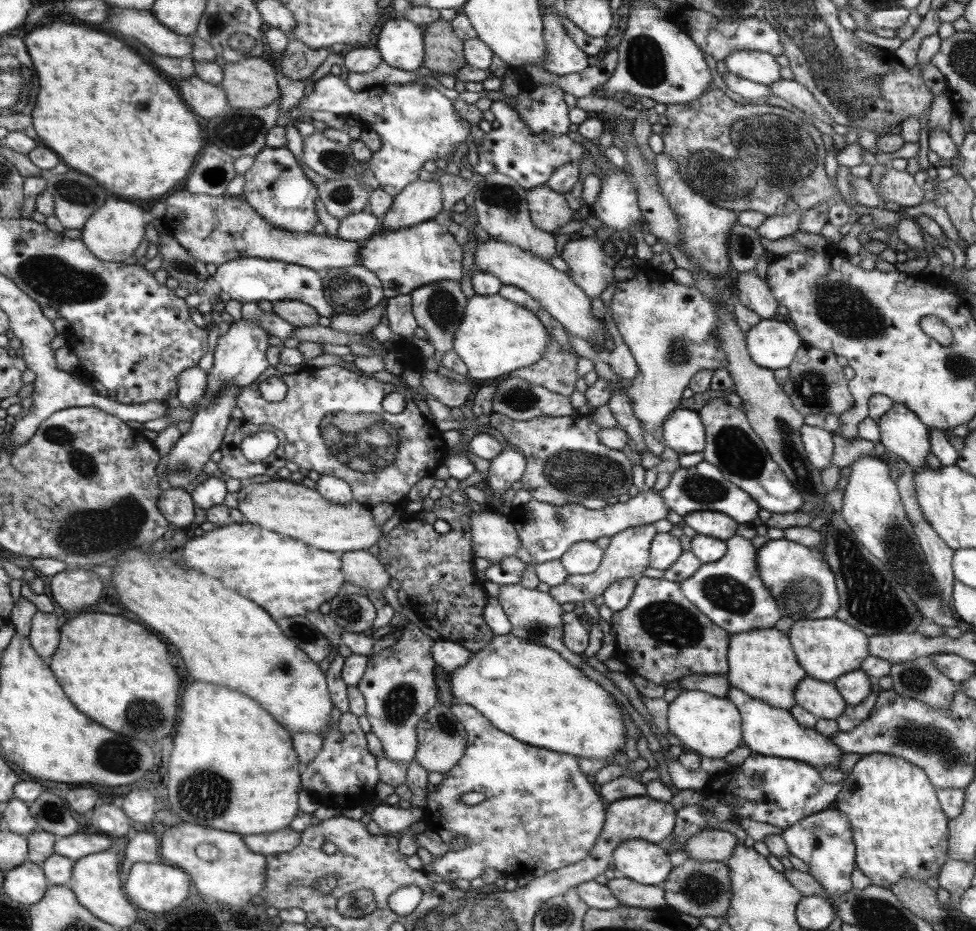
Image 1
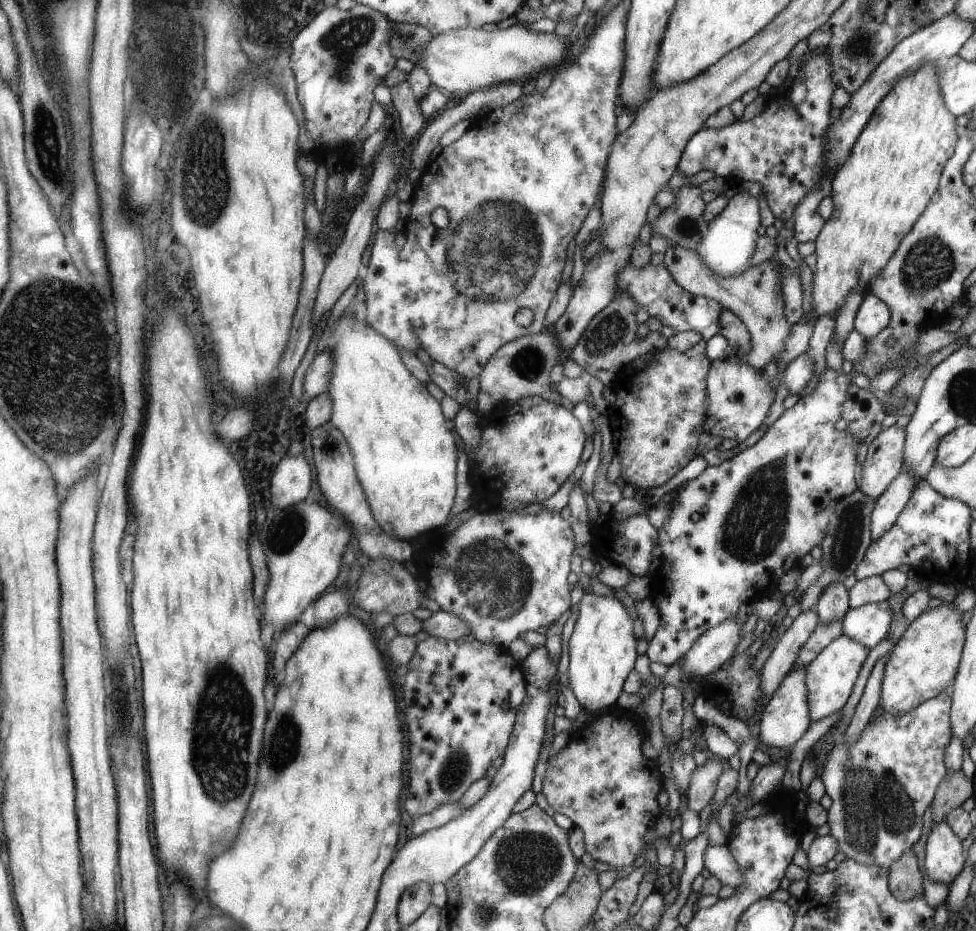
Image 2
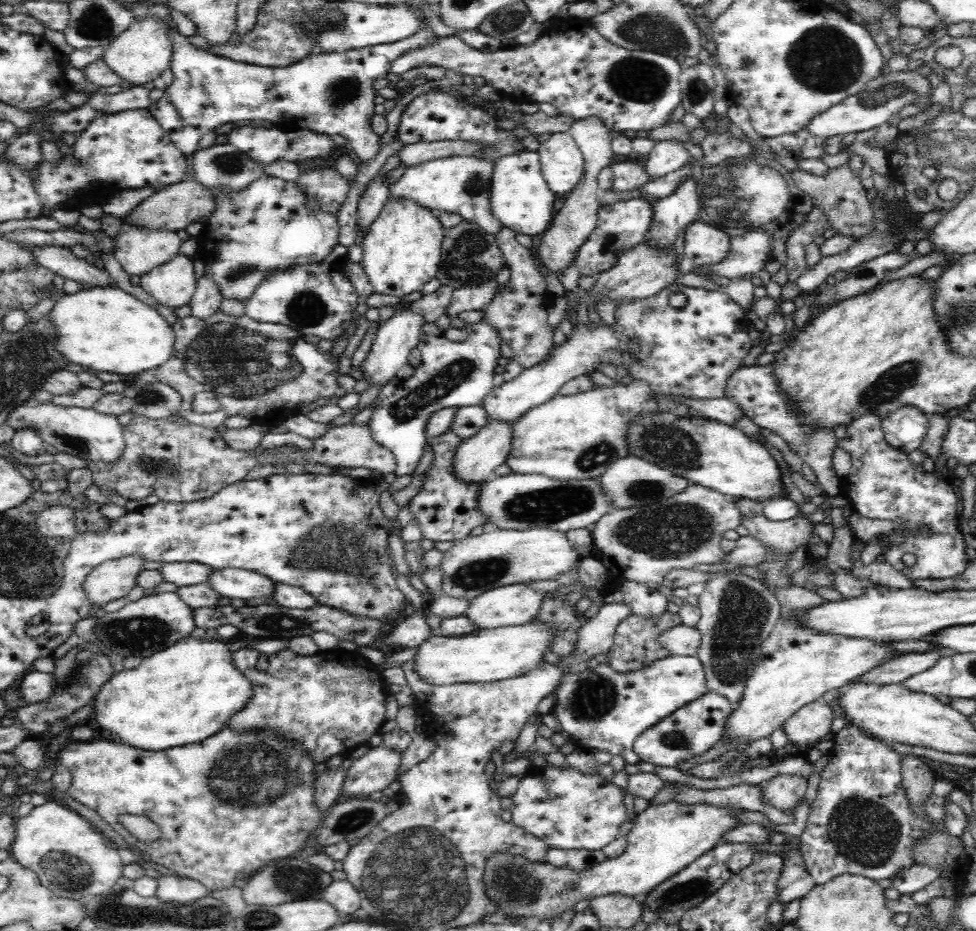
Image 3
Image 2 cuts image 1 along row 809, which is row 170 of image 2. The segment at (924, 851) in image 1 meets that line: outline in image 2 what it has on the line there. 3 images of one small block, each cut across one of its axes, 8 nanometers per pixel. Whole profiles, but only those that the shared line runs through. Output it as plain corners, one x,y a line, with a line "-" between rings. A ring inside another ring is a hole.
935,63
925,64
906,78
901,78
876,107
868,125
853,144
848,160
834,175
830,195
833,211
814,241
816,262
811,280
811,309
817,318
836,314
853,291
865,290
867,293
868,286
896,253
900,241
927,209
939,188
944,163
954,154
959,140
960,130
955,126
955,117
944,106

